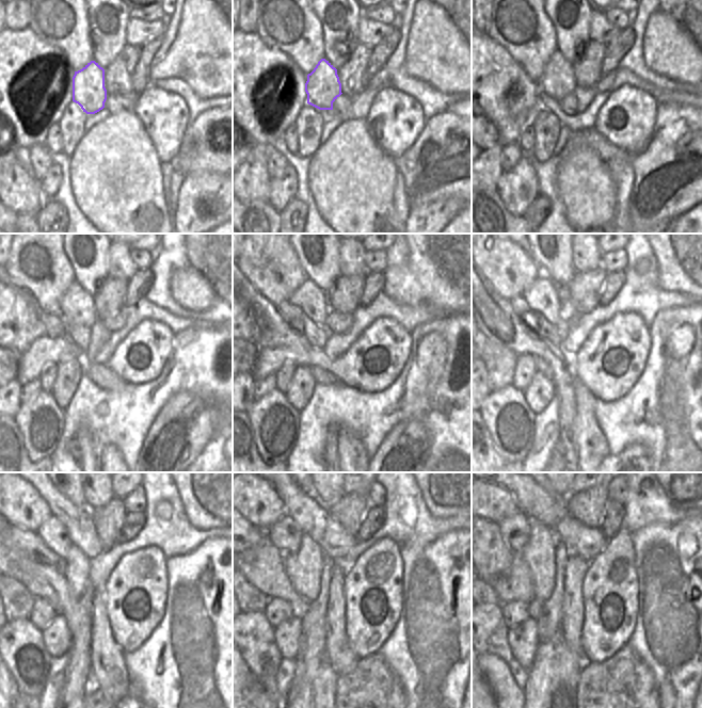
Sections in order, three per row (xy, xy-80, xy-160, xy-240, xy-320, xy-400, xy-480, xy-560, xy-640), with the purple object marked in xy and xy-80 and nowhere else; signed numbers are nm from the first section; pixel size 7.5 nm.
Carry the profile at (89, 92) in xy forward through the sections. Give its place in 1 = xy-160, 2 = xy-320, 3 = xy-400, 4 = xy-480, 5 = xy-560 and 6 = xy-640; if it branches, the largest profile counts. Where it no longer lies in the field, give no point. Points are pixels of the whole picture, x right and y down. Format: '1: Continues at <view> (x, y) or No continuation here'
1: Continues at xy-160 (557, 81)
2: Continues at xy-320 (309, 298)
3: Continues at xy-400 (542, 296)
4: Continues at xy-480 (54, 534)
5: Continues at xy-560 (285, 534)
6: Continues at xy-640 (515, 529)

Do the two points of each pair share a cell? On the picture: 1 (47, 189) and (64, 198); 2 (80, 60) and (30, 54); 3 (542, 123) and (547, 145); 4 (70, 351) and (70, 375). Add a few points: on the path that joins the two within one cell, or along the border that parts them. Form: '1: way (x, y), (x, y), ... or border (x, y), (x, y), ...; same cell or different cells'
1: border (62, 169), (62, 182), (59, 189), (48, 197); different cells
2: border (46, 42), (56, 46), (75, 70); different cells
3: way (547, 128), (547, 140); same cell
4: border (80, 358), (61, 360), (57, 365); different cells

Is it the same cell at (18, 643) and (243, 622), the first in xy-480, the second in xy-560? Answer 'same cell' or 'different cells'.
same cell

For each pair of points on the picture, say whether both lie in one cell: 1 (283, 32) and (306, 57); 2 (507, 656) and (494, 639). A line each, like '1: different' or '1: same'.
1: same
2: same

